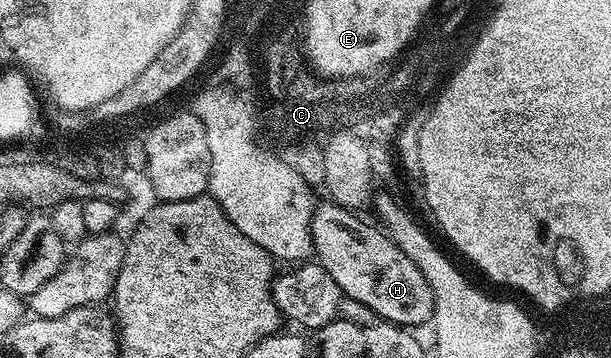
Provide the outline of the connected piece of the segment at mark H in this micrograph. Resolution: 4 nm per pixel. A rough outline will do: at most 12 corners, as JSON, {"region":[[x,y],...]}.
{"region":[[332,200],[313,254],[378,319],[433,317],[427,276],[384,229]]}

